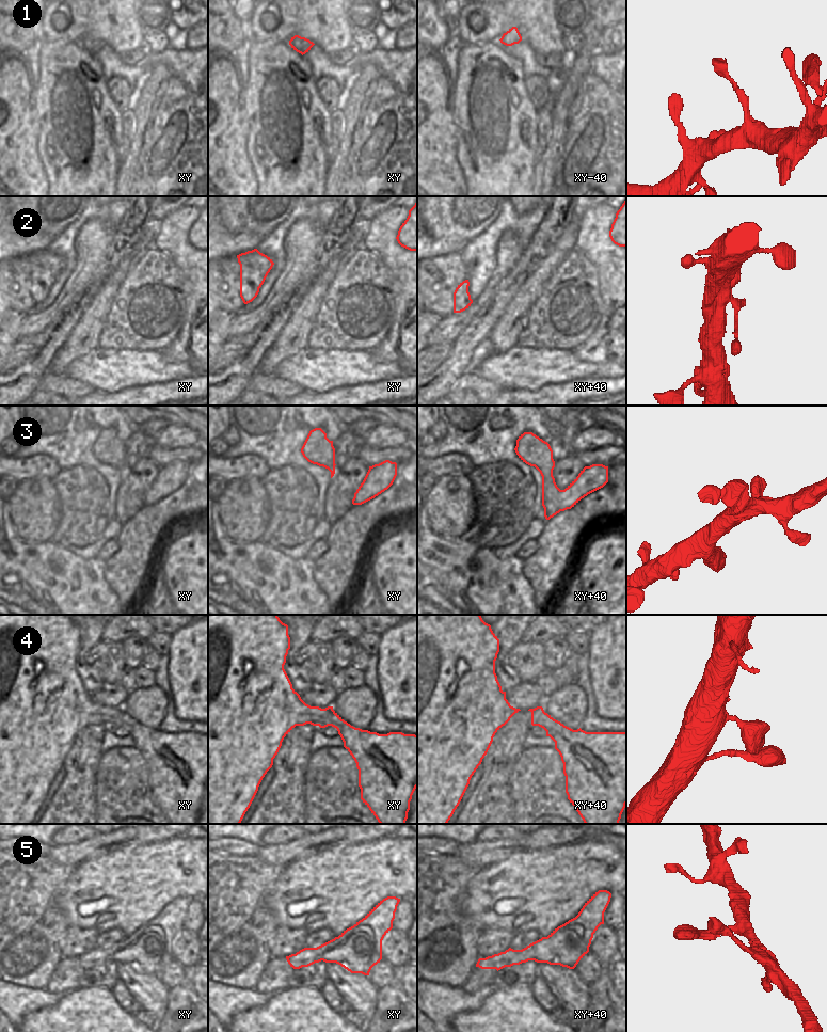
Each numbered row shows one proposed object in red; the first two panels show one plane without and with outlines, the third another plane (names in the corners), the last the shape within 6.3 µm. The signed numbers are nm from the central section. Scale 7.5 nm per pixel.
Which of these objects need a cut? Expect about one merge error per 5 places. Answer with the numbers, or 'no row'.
no row

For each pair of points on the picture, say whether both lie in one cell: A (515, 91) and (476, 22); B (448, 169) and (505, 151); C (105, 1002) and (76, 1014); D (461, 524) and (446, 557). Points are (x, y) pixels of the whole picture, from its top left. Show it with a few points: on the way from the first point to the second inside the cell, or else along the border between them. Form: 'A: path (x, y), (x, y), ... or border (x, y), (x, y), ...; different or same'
A: border (497, 41), (464, 44); different
B: border (457, 141), (457, 161), (466, 185); different
C: path (97, 1010), (93, 1014), (83, 1014); same
D: border (431, 529), (443, 538), (463, 538); different

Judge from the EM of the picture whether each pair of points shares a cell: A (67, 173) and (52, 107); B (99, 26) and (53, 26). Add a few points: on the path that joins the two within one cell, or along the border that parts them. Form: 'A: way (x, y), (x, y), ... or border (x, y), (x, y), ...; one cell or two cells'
A: way (67, 157), (65, 123); one cell
B: way (88, 26), (70, 26), (65, 31); one cell

